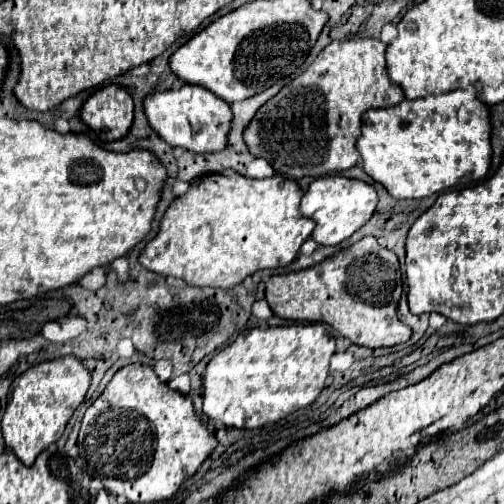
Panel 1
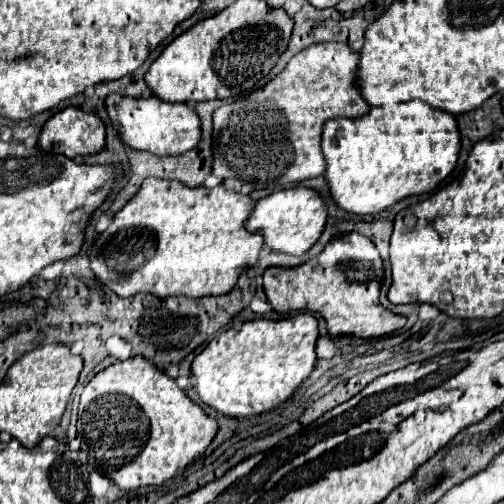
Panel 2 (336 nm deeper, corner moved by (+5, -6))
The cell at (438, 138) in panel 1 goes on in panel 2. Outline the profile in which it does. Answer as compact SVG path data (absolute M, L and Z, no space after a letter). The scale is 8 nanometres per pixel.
M408 100L392 106L374 106L368 110L368 114L358 118L328 120L322 130L322 152L326 160L324 178L328 182L332 200L346 212L366 216L378 214L406 196L432 192L442 180L446 180L458 160L460 134L452 114L418 100Z

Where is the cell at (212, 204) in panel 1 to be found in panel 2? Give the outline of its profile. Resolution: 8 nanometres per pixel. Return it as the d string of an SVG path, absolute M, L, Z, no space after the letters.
M146 178L140 190L130 198L130 202L112 216L110 226L98 234L94 244L88 250L90 268L100 284L118 296L134 296L138 292L154 294L154 296L218 296L228 294L240 272L252 264L256 264L260 250L264 246L262 236L250 234L244 228L246 218L252 212L252 198L226 190L222 186L216 188L188 188L178 184L178 180L158 180Z

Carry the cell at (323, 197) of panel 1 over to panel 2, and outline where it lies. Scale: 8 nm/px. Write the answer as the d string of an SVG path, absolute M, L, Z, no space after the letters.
M304 186L284 188L258 200L254 204L250 218L246 220L246 228L250 232L258 232L264 236L264 246L292 256L306 254L320 238L324 224L326 224L326 204L322 202L322 196L316 190Z

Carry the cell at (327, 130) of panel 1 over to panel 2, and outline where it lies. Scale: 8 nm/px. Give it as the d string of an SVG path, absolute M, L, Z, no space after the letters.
M324 42L314 44L302 52L298 52L288 66L276 74L264 88L252 92L250 96L242 96L232 104L220 106L214 110L214 132L212 132L212 174L228 180L240 180L242 184L250 184L254 190L278 188L284 184L296 184L308 178L316 178L324 172L324 156L320 148L322 126L330 118L356 118L370 110L360 92L354 88L354 76L358 66L358 52L352 52L346 44L340 42Z

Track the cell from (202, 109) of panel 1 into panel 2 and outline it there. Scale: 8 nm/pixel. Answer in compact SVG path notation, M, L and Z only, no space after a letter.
M110 94L106 98L106 112L110 122L118 126L118 134L132 150L152 152L156 156L176 156L196 148L200 140L200 120L188 104L162 102L156 96L130 98L122 94Z

